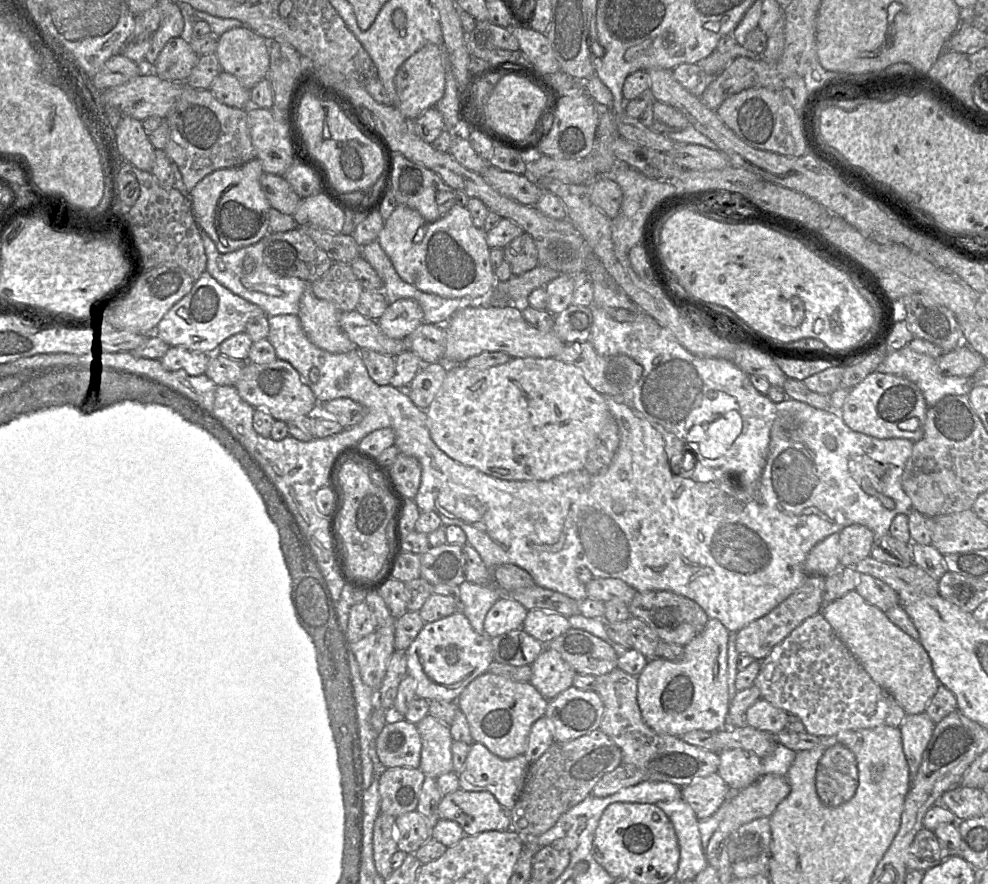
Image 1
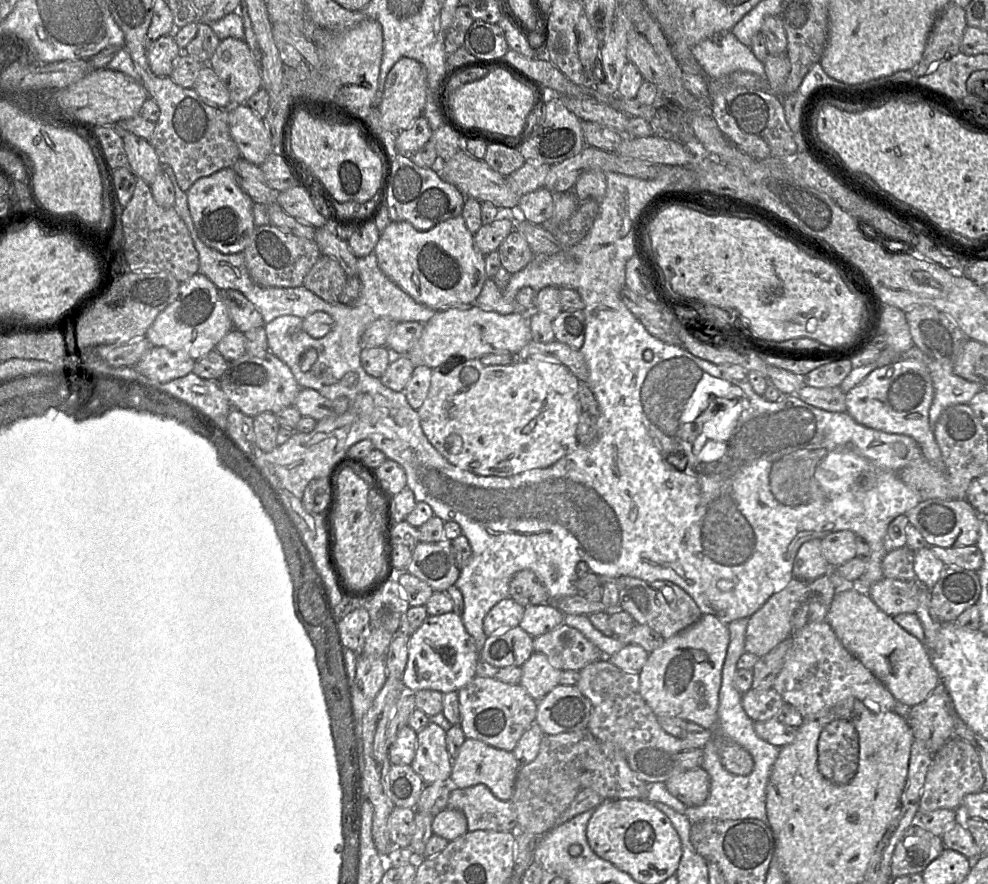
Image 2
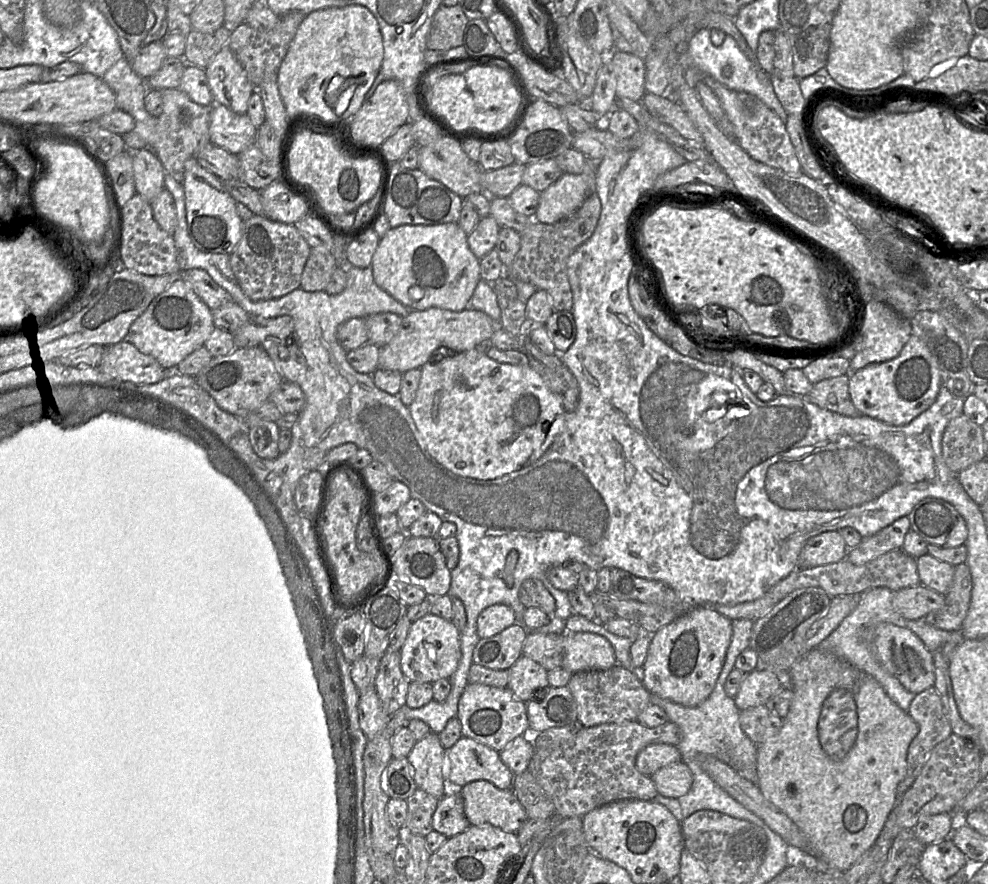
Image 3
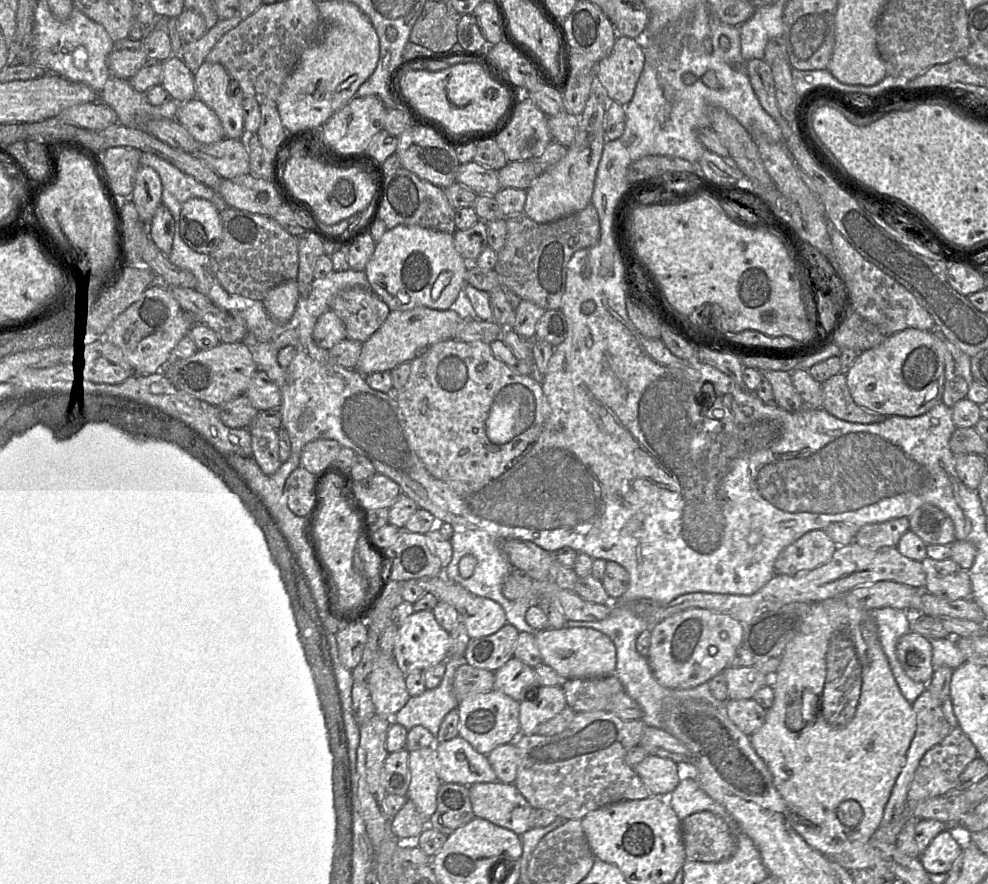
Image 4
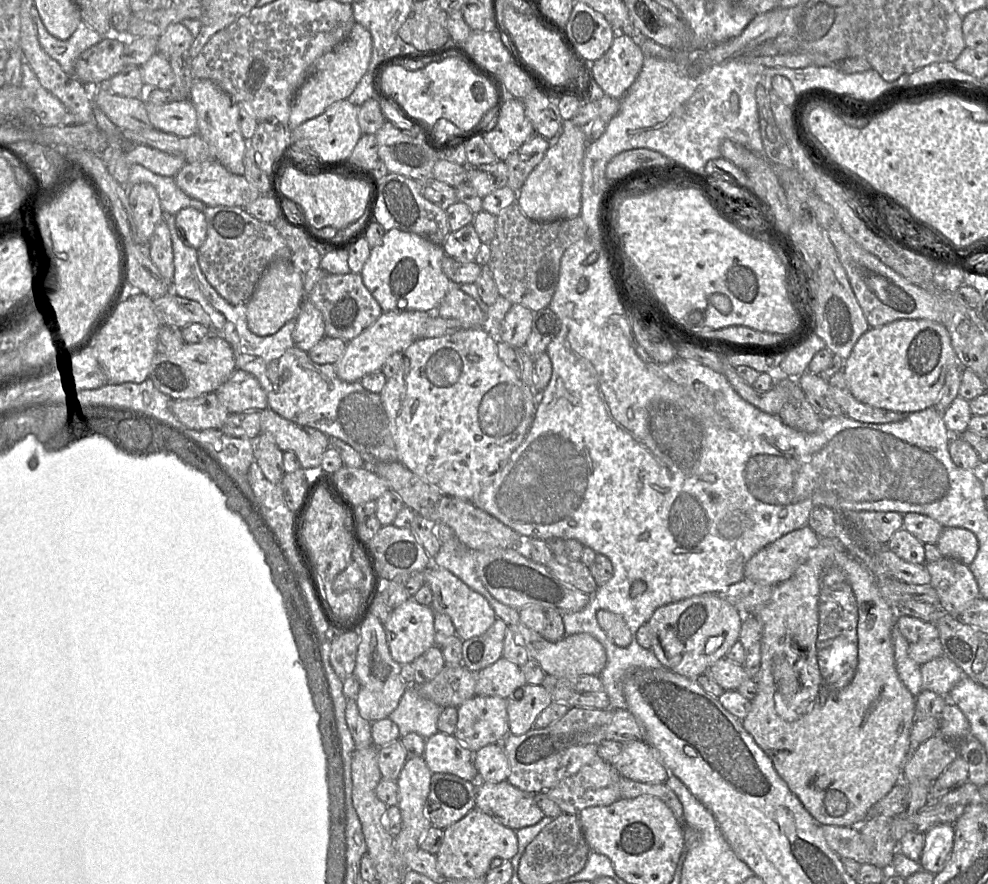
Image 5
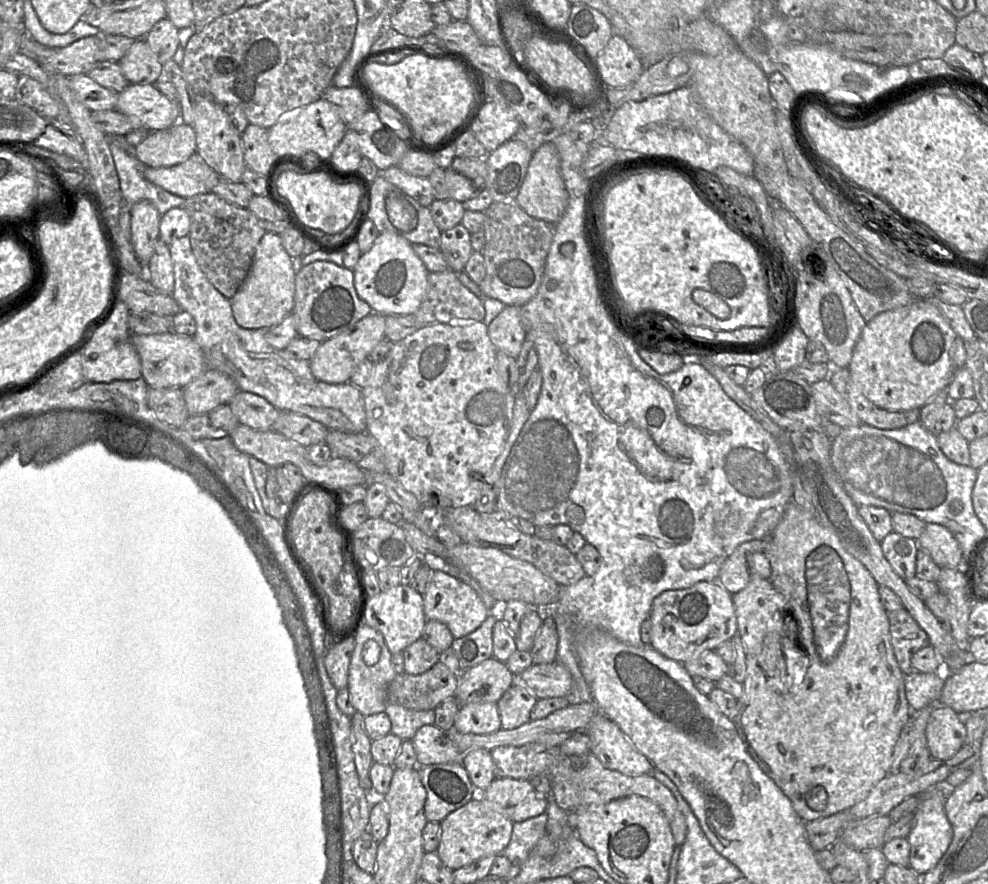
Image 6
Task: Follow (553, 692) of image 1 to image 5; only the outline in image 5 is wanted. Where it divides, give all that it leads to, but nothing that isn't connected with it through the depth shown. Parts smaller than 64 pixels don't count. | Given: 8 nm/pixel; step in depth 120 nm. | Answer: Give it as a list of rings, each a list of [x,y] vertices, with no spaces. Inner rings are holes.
[[[503,657],[478,671],[476,680],[477,696],[498,696],[505,699],[527,684],[522,668]]]

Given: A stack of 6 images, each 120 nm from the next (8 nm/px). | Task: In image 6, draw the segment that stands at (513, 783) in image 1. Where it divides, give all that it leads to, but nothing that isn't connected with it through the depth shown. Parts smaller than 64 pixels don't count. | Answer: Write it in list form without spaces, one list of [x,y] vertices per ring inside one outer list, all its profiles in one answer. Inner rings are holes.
[[[435,725],[421,727],[411,740],[417,757],[417,766],[462,762],[462,756],[446,732]]]

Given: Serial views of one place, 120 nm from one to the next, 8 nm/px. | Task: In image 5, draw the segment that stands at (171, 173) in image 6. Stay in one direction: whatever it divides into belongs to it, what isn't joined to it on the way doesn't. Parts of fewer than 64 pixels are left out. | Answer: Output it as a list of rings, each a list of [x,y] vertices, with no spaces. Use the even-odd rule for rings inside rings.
[[[216,160],[186,163],[174,178],[185,194],[206,206],[245,207],[261,196],[258,189],[251,185],[244,175],[231,173]]]

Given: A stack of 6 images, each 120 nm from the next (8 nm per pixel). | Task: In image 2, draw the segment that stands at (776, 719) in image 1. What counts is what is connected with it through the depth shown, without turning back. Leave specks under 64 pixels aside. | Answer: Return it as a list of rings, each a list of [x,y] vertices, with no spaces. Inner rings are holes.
[[[751,688],[742,694],[744,711],[754,722],[763,722],[777,718],[784,703],[780,694],[773,688],[768,690]]]

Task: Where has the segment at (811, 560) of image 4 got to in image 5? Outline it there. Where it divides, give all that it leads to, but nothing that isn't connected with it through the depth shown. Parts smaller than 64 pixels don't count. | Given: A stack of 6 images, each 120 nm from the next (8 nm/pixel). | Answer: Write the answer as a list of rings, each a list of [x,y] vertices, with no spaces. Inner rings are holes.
[[[809,526],[781,536],[747,561],[744,579],[769,585],[789,579],[820,539]]]

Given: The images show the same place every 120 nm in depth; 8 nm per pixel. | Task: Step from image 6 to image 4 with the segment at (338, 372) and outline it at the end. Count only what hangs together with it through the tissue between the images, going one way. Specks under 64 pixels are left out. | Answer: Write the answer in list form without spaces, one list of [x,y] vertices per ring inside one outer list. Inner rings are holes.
[[[425,306],[410,310],[391,311],[383,324],[362,343],[361,353],[355,367],[363,375],[390,371],[403,362],[410,362],[429,346],[453,339],[460,331],[464,319],[455,310],[437,310]]]

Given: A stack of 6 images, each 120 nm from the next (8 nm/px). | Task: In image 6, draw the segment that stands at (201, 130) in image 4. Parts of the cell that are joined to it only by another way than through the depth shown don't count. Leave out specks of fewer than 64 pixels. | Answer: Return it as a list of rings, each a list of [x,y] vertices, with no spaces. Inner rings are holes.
[[[131,84],[118,94],[116,109],[131,120],[137,120],[141,128],[148,131],[159,131],[171,128],[180,120],[179,104],[169,101],[155,85]]]

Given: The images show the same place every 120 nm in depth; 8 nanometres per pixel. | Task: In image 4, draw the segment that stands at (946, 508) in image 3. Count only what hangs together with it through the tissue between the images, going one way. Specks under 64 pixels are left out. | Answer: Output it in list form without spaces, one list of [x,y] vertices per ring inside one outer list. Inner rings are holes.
[[[932,504],[921,505],[908,520],[909,530],[927,545],[951,545],[956,540],[952,519]]]

